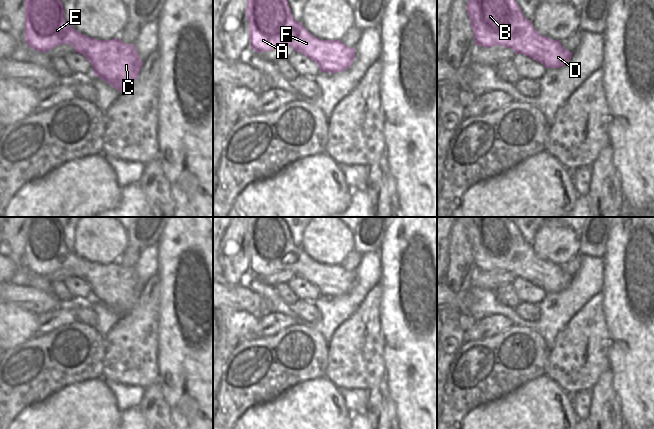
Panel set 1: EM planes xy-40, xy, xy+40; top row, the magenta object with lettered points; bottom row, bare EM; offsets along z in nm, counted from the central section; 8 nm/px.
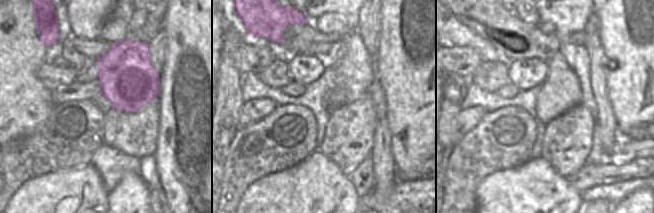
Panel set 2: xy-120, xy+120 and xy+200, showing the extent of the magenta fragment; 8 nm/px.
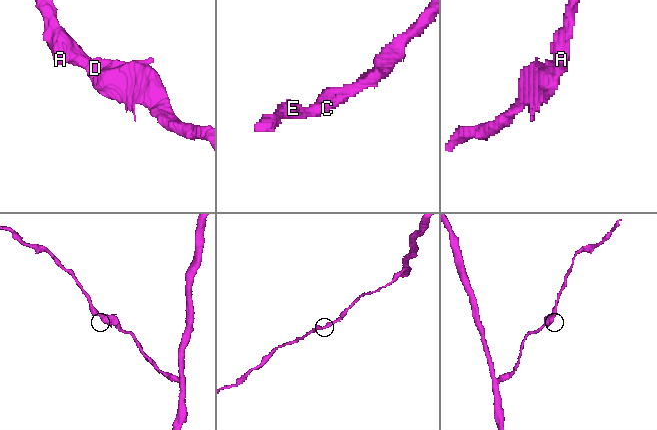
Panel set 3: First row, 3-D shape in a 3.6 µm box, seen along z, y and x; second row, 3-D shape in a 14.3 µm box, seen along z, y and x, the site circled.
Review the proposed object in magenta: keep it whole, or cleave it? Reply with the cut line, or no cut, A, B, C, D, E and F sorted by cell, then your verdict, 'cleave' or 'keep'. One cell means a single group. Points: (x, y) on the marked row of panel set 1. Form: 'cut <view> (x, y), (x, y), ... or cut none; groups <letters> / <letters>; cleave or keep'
cut none; groups A B C D E F; keep

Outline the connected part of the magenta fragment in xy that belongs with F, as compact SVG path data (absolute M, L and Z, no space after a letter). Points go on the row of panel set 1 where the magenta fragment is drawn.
M247 0L245 9L249 21L251 48L256 52L268 52L282 46L290 46L317 63L321 72L342 72L349 68L355 59L355 48L346 46L341 40L322 40L308 32L301 22L296 22L287 0Z

